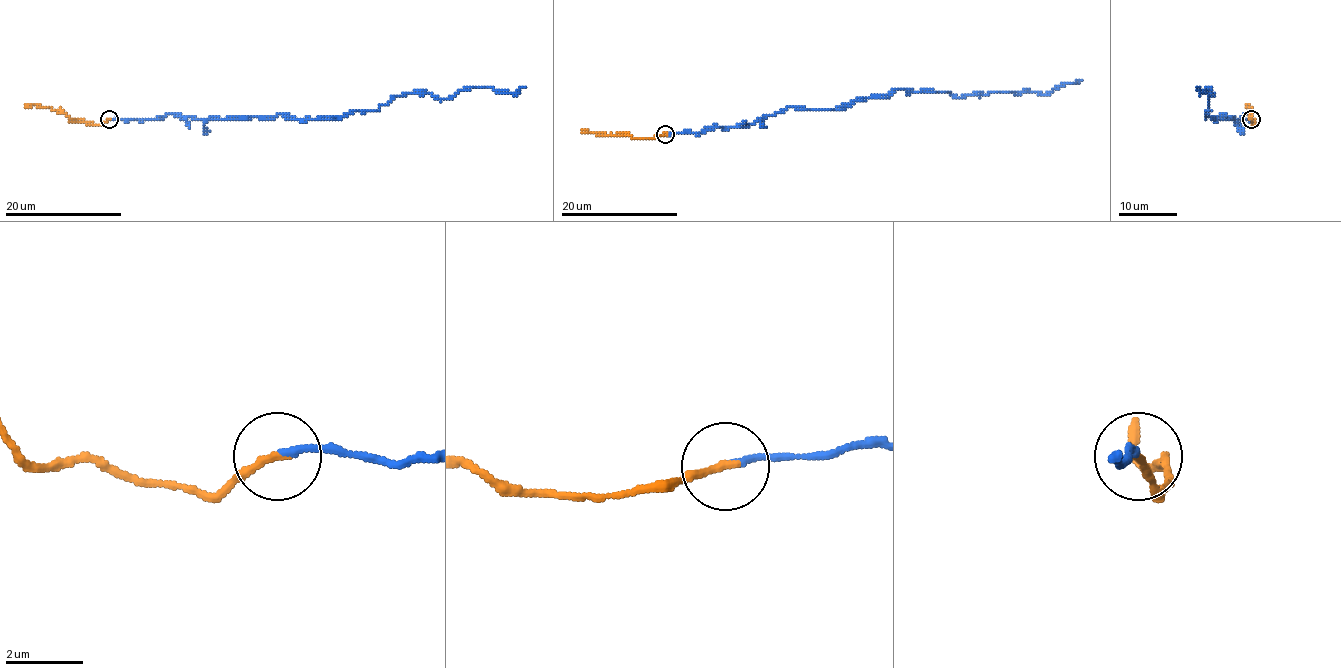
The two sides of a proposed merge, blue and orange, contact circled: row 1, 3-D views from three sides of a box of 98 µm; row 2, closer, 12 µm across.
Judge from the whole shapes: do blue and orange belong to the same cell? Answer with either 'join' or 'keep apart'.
join

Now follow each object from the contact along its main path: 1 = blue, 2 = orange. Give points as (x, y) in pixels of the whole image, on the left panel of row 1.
1: (109, 120), (166, 114), (307, 120), (375, 111), (413, 92), (451, 98), (470, 88), (516, 92), (526, 86)
2: (109, 120), (99, 126), (71, 120), (46, 107), (25, 104)

